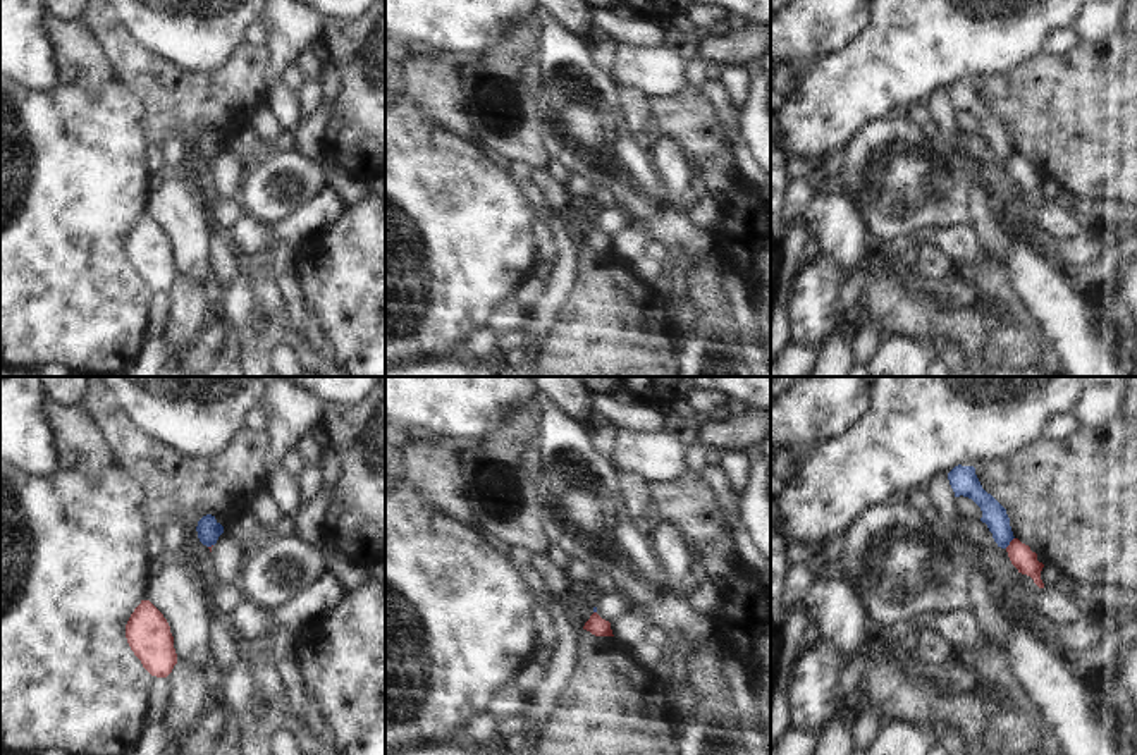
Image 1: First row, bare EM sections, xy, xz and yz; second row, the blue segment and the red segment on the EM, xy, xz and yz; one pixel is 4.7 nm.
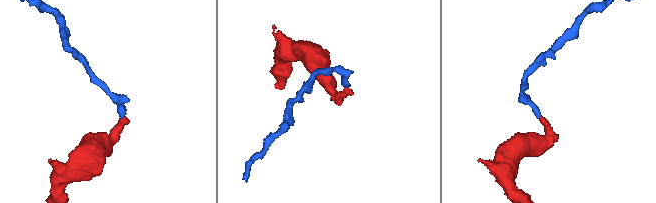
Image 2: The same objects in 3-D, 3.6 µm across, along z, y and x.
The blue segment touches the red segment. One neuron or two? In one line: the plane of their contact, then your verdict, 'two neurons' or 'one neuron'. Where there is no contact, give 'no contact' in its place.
yz | two neurons

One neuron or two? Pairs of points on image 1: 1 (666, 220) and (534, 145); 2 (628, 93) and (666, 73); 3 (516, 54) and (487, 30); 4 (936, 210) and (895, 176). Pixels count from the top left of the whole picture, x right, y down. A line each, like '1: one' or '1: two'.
1: two
2: two
3: two
4: one

